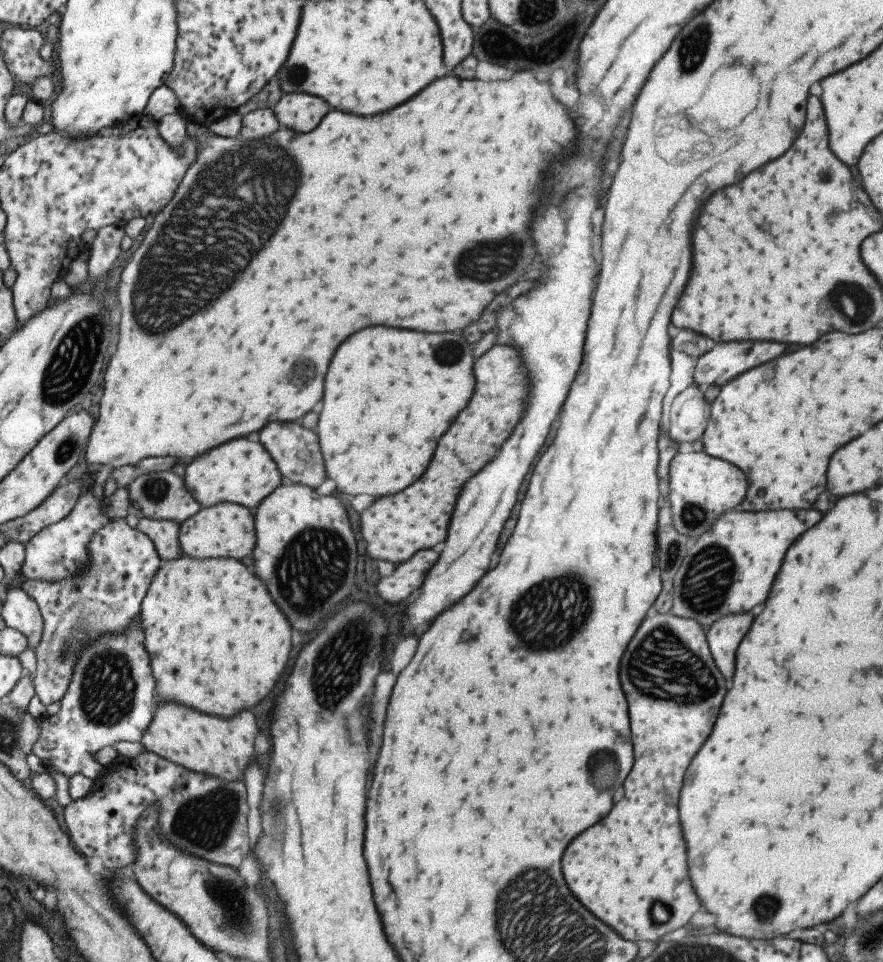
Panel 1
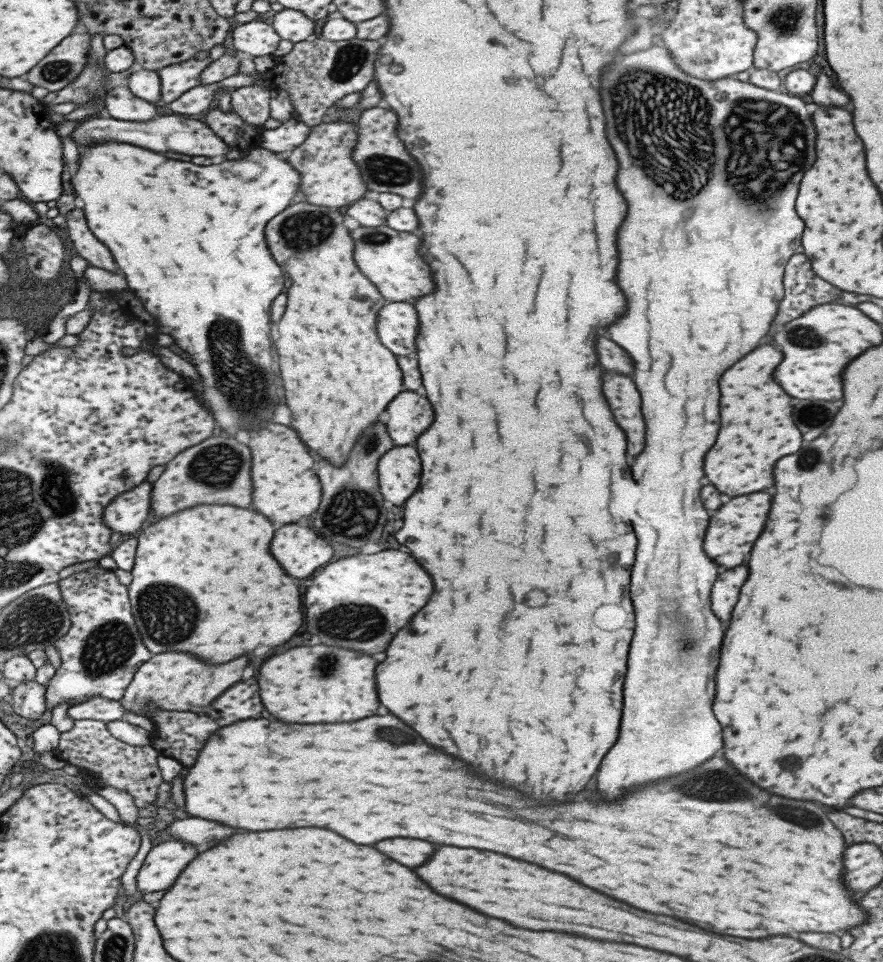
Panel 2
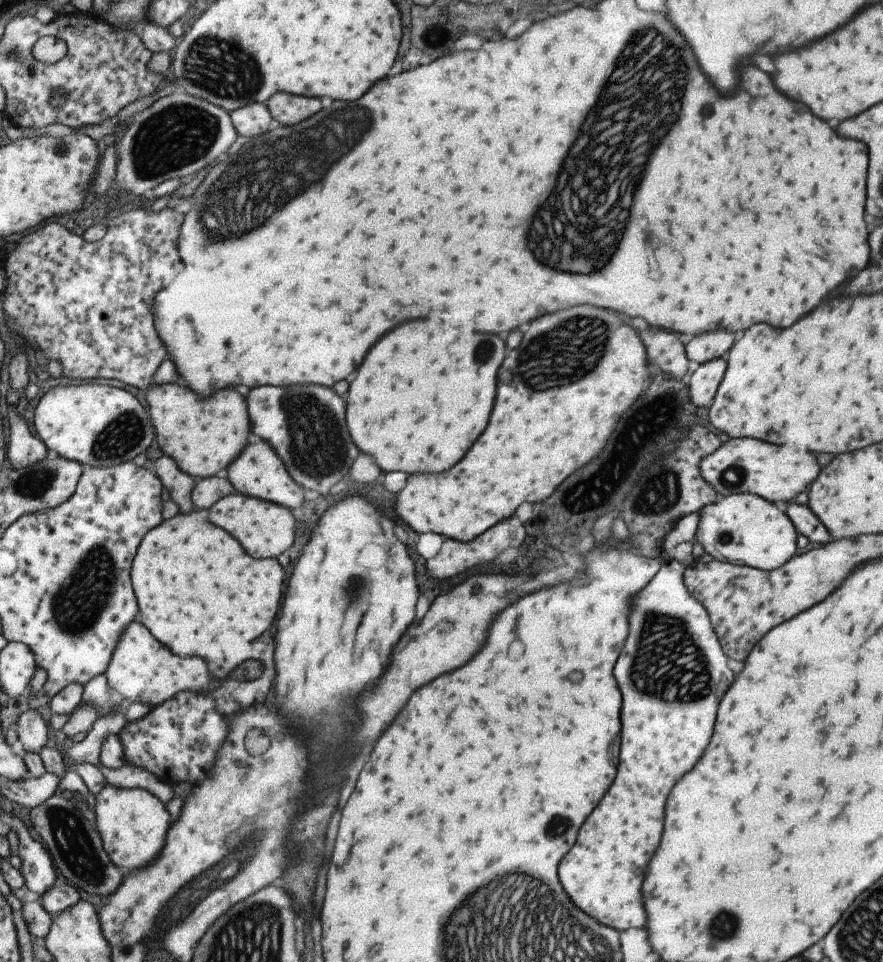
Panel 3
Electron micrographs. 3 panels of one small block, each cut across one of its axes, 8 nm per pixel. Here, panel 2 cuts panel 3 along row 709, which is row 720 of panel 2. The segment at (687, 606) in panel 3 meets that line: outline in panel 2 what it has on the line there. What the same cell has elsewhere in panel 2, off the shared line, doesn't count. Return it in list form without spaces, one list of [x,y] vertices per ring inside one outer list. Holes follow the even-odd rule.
[[[653,46],[649,50],[641,50],[635,54],[623,56],[619,62],[611,66],[609,72],[603,74],[601,78],[601,102],[603,102],[603,114],[605,114],[605,134],[607,140],[617,156],[619,170],[617,170],[617,188],[627,200],[627,216],[623,224],[619,226],[619,236],[617,236],[617,250],[619,250],[619,266],[617,266],[617,286],[623,288],[623,294],[627,298],[627,310],[619,318],[619,322],[607,326],[609,338],[619,344],[633,360],[635,372],[633,372],[633,382],[641,394],[641,414],[645,420],[645,448],[643,452],[633,460],[631,466],[631,478],[641,486],[641,496],[639,496],[639,506],[635,508],[631,522],[633,534],[637,538],[637,548],[635,548],[635,562],[631,568],[631,604],[635,610],[635,630],[633,638],[629,644],[629,654],[627,654],[627,672],[623,680],[623,712],[621,712],[621,728],[619,728],[619,738],[615,740],[615,746],[603,756],[599,770],[597,770],[597,792],[601,798],[615,798],[621,794],[625,788],[633,788],[637,784],[645,784],[651,780],[659,780],[671,774],[685,772],[707,758],[711,758],[721,746],[721,726],[711,714],[711,702],[715,696],[715,668],[717,668],[717,658],[719,658],[719,648],[721,648],[721,638],[723,630],[719,620],[713,616],[709,610],[709,588],[715,582],[717,568],[707,554],[703,554],[701,544],[703,544],[703,534],[705,534],[705,524],[709,514],[701,508],[699,502],[699,478],[703,476],[703,456],[711,448],[717,436],[717,424],[719,424],[719,392],[717,392],[717,380],[719,376],[741,356],[751,352],[759,340],[767,334],[769,322],[775,316],[775,310],[779,301],[782,299],[784,288],[781,286],[781,274],[787,258],[795,254],[795,248],[799,246],[801,232],[803,232],[803,220],[795,214],[793,210],[793,200],[797,196],[797,186],[799,178],[803,172],[813,164],[815,154],[813,154],[813,140],[815,140],[815,128],[811,124],[811,114],[807,110],[807,104],[801,98],[789,96],[781,93],[779,90],[765,90],[758,86],[753,86],[749,82],[742,82],[737,79],[723,78],[715,82],[703,82],[691,76],[685,76],[677,66],[671,64],[671,58],[667,50],[661,46]],[[655,164],[661,164],[663,172],[663,190],[661,190],[661,176],[655,174]]]

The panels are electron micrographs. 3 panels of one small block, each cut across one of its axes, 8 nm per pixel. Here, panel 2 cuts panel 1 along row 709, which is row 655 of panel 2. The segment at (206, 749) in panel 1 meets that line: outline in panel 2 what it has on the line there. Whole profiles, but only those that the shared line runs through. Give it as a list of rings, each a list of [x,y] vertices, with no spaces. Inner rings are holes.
[[[179,652],[155,654],[149,660],[143,662],[134,672],[132,682],[126,687],[121,702],[123,710],[135,712],[139,716],[147,716],[147,704],[153,702],[155,708],[167,711],[191,711],[205,712],[205,708],[211,704],[229,686],[233,686],[237,680],[241,680],[241,672],[247,664],[247,658],[237,658],[227,664],[219,666],[205,666],[192,655]]]

